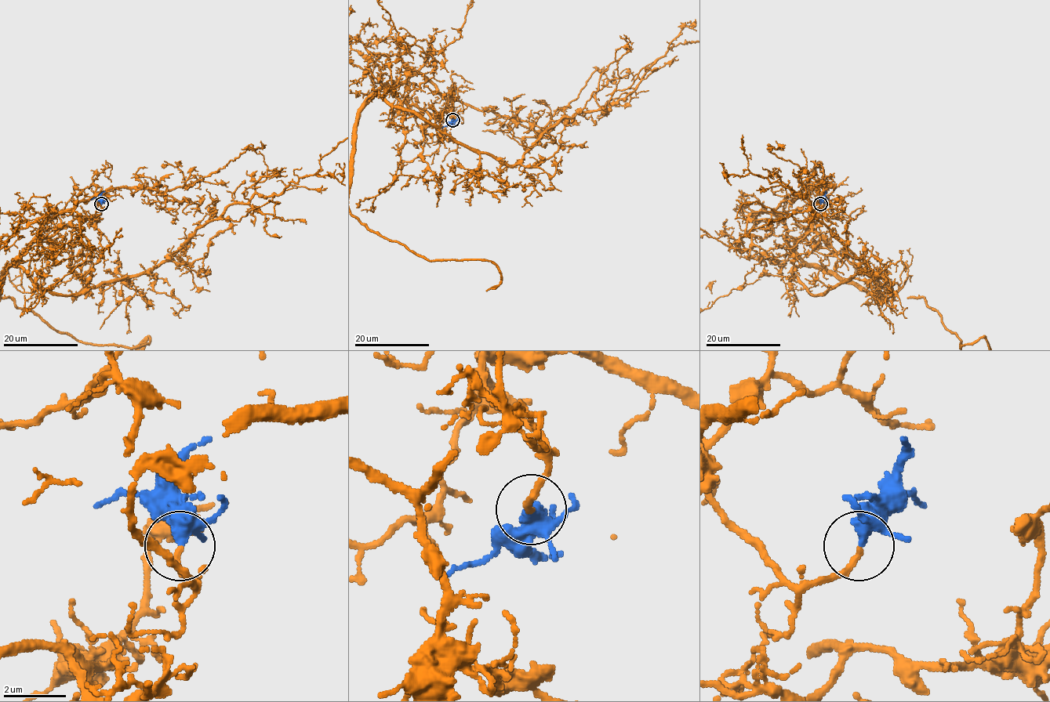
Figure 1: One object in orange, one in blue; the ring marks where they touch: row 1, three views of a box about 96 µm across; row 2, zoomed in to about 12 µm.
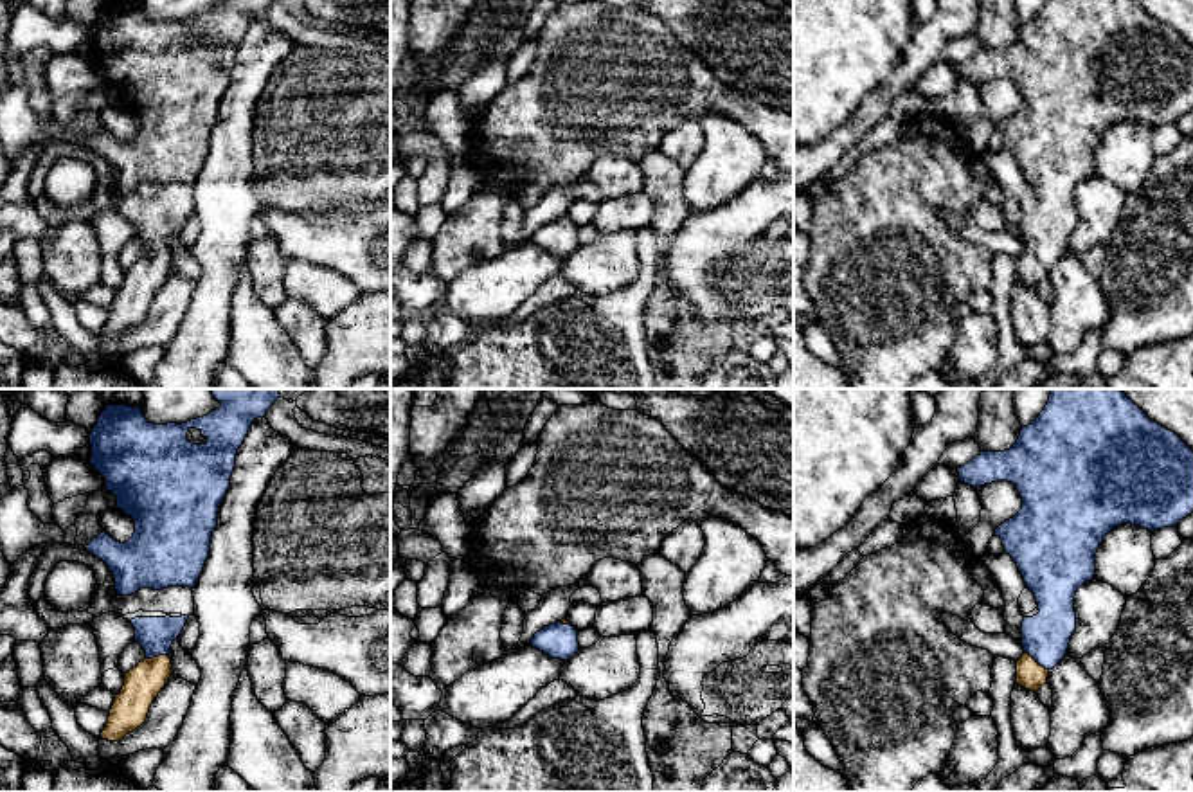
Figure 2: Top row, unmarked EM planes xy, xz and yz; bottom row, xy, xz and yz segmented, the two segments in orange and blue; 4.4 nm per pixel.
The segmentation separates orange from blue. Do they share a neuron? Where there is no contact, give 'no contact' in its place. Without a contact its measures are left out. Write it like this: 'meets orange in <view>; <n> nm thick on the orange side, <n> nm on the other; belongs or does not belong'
meets orange in yz; 120 nm thick on the orange side, 220 nm on the other; belongs

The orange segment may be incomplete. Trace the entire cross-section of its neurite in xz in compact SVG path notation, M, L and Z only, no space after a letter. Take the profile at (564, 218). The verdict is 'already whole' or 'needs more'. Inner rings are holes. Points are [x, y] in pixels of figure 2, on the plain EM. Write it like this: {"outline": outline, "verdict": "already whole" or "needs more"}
{"outline": "M565 214L536 229L529 243L552 256L569 257L579 248L578 227Z", "verdict": "needs more"}

